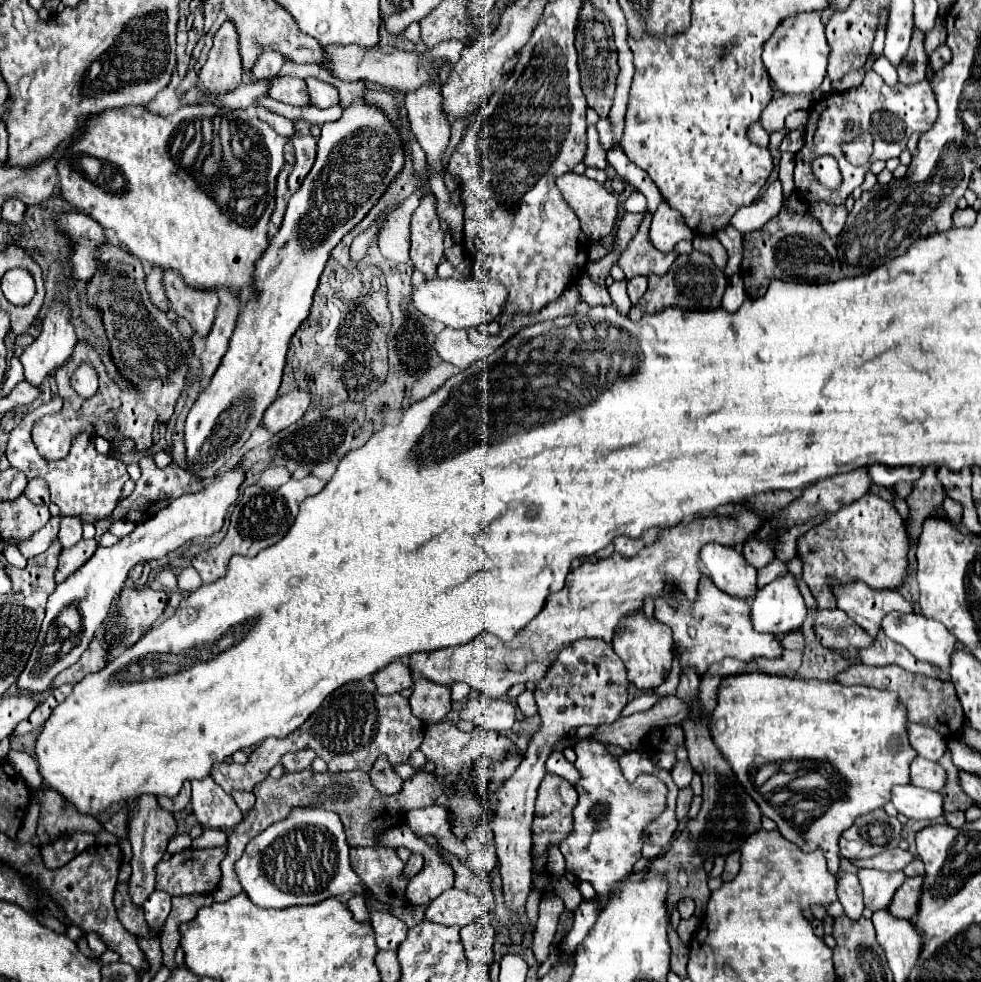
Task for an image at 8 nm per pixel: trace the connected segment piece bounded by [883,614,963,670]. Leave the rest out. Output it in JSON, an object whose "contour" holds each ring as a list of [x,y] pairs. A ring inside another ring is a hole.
{"contour":[[[887,614],[883,618],[883,632],[897,644],[905,646],[915,658],[941,666],[943,670],[949,670],[951,656],[955,650],[963,648],[959,640],[937,620],[929,620],[923,614]]]}

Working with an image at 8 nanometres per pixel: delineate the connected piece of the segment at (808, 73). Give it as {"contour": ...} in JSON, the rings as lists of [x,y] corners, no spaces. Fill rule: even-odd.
{"contour":[[[801,12],[787,16],[773,36],[763,46],[763,64],[775,86],[785,94],[811,94],[821,86],[827,74],[829,46],[825,38],[825,28],[817,12]]]}

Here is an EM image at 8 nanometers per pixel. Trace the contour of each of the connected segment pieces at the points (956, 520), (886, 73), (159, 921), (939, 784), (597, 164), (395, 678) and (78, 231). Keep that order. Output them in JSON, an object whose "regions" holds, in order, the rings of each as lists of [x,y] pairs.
{"regions":[[[[945,496],[942,504],[943,509],[947,513],[947,517],[954,524],[959,524],[962,518],[962,505],[955,500]]],[[[883,55],[875,59],[873,71],[875,71],[884,82],[890,86],[894,86],[898,82],[896,69]]],[[[155,890],[145,902],[143,902],[143,910],[145,910],[145,920],[149,922],[149,926],[163,930],[163,920],[169,916],[171,910],[171,896],[165,892]]],[[[915,758],[911,764],[911,784],[927,790],[941,790],[945,786],[947,774],[945,770],[931,760]]],[[[595,126],[587,128],[587,152],[585,152],[583,164],[589,168],[599,168],[599,170],[605,170],[605,166],[607,166],[605,150],[601,150],[601,144],[597,142]]],[[[391,662],[385,670],[379,670],[373,676],[373,682],[377,684],[377,692],[379,694],[401,692],[403,688],[411,688],[413,686],[411,668],[405,662]]],[[[83,212],[59,216],[59,228],[73,242],[73,274],[77,280],[91,280],[99,268],[99,248],[105,244],[105,232],[99,222]]]]}

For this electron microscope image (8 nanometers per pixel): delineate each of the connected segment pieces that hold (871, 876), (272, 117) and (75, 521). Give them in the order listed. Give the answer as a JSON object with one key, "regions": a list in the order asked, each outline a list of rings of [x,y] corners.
{"regions":[[[[859,870],[857,872],[861,886],[863,886],[863,894],[865,894],[865,906],[875,910],[887,908],[895,890],[901,886],[901,882],[905,880],[905,874],[899,872],[881,872],[881,870]]],[[[257,106],[257,108],[255,108],[255,112],[257,112],[257,118],[259,118],[259,120],[267,122],[267,124],[269,124],[277,134],[281,134],[283,138],[291,140],[291,138],[295,136],[295,130],[293,130],[291,120],[279,114],[275,114],[274,112],[269,112],[269,110],[261,108],[261,106]]],[[[61,516],[59,540],[63,548],[69,548],[81,540],[81,518],[77,516]]]]}

